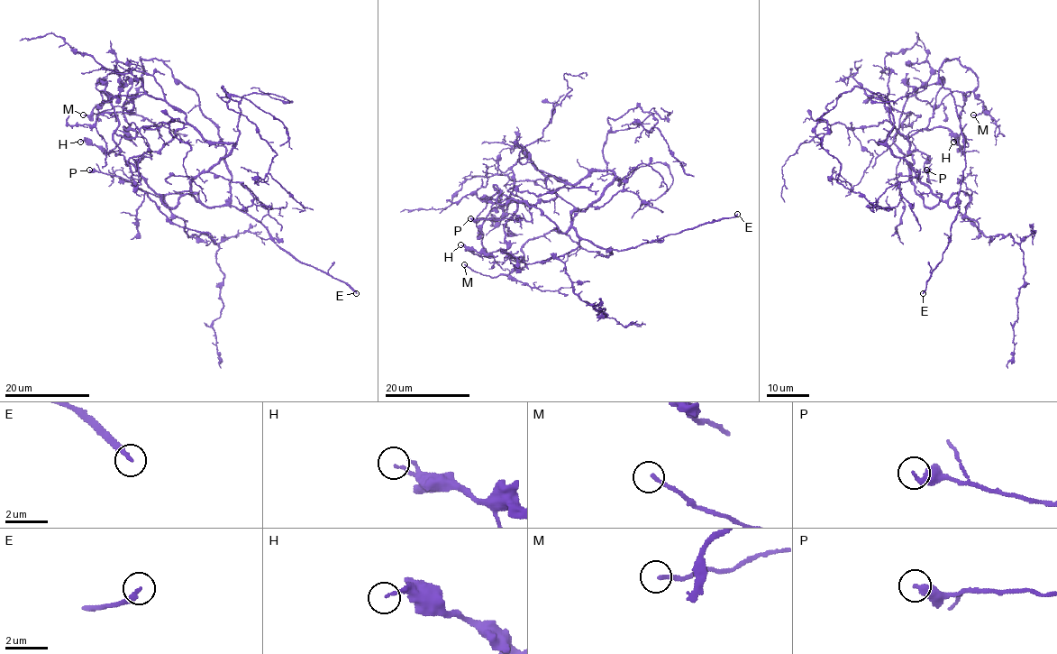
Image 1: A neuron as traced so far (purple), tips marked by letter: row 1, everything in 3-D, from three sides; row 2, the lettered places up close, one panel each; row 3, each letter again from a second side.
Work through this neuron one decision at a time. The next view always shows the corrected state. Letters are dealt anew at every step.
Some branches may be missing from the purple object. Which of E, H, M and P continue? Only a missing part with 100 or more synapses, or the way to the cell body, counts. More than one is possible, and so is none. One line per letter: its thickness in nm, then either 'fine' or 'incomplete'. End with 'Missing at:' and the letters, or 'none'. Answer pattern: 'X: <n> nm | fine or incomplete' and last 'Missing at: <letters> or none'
E: 200 nm | incomplete
H: 120 nm | fine
M: 160 nm | fine
P: 320 nm | fine
Missing at: E

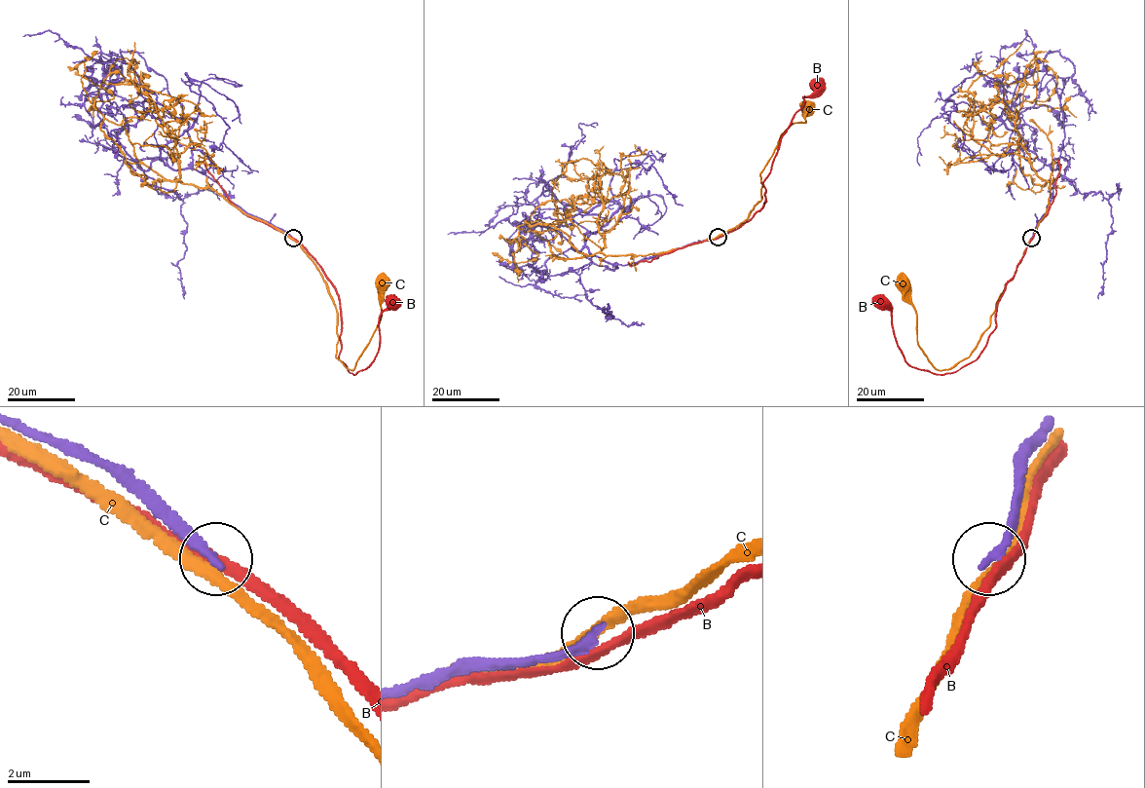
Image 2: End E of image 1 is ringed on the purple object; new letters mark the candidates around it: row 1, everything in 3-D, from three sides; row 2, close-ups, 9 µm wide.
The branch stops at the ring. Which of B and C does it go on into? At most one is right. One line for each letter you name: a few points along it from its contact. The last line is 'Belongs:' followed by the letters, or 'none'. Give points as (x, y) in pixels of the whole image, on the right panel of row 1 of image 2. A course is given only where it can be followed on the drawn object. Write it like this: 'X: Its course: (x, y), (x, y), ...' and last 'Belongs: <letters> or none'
Belongs: none

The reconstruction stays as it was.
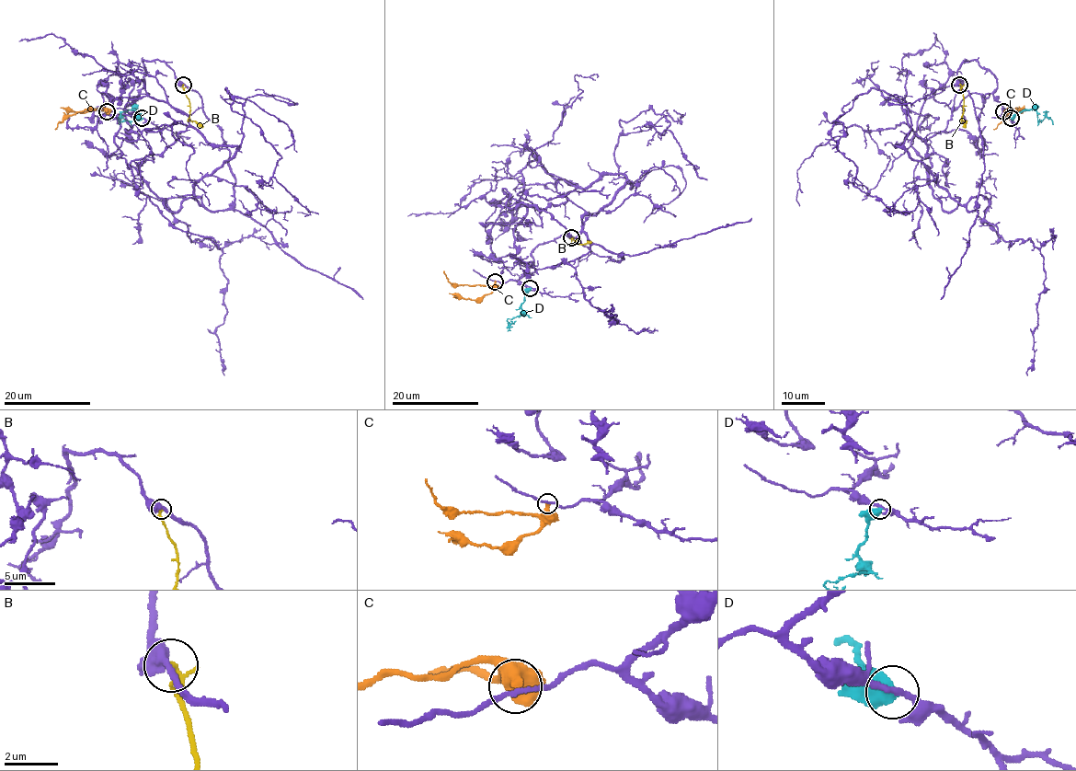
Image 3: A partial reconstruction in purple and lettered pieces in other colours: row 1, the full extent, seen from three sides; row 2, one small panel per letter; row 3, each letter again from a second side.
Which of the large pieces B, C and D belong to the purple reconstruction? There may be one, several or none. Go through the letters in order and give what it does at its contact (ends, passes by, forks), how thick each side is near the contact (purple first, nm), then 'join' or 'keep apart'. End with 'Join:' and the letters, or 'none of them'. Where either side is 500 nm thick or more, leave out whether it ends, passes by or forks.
B: it ends there; 400 nm thick on the purple side, 220 nm on the other; keep apart
C: it ends there; 160 nm thick on the purple side, 360 nm on the other; keep apart
D: 200 nm thick on the purple side, 650 nm on the other; keep apart
Join: none of them

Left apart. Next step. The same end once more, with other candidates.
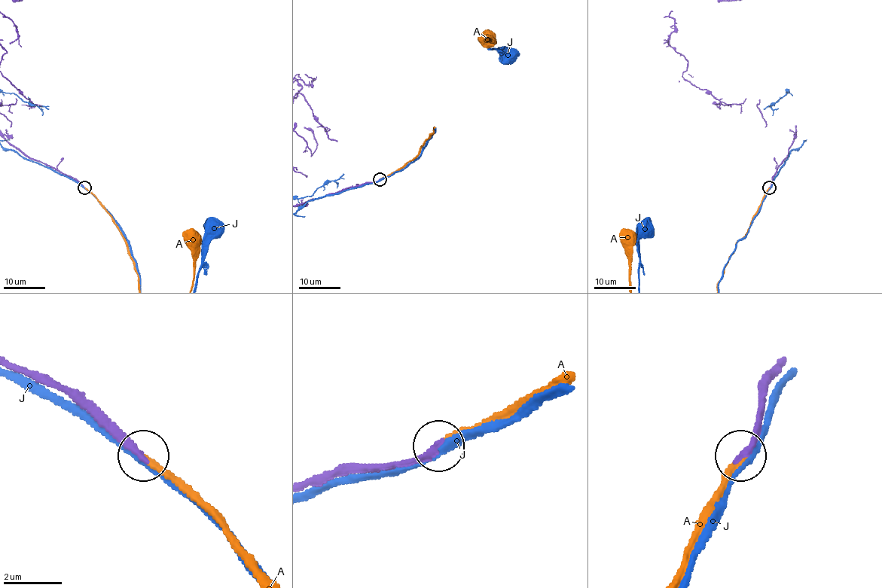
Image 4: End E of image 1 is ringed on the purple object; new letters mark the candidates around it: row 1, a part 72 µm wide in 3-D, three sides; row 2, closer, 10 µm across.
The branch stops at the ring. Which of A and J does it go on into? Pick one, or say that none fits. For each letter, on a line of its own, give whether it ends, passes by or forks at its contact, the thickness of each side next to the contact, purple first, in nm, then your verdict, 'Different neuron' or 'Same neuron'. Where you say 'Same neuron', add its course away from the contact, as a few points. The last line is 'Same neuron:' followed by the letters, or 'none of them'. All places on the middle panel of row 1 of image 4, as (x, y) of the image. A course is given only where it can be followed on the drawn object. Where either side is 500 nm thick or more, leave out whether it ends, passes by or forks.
A: It ends there. Thickness 220 nm (purple) against 200 nm. Same neuron
J: It passes by. Thickness 220 nm (purple) against 240 nm. Different neuron
Same neuron: A

